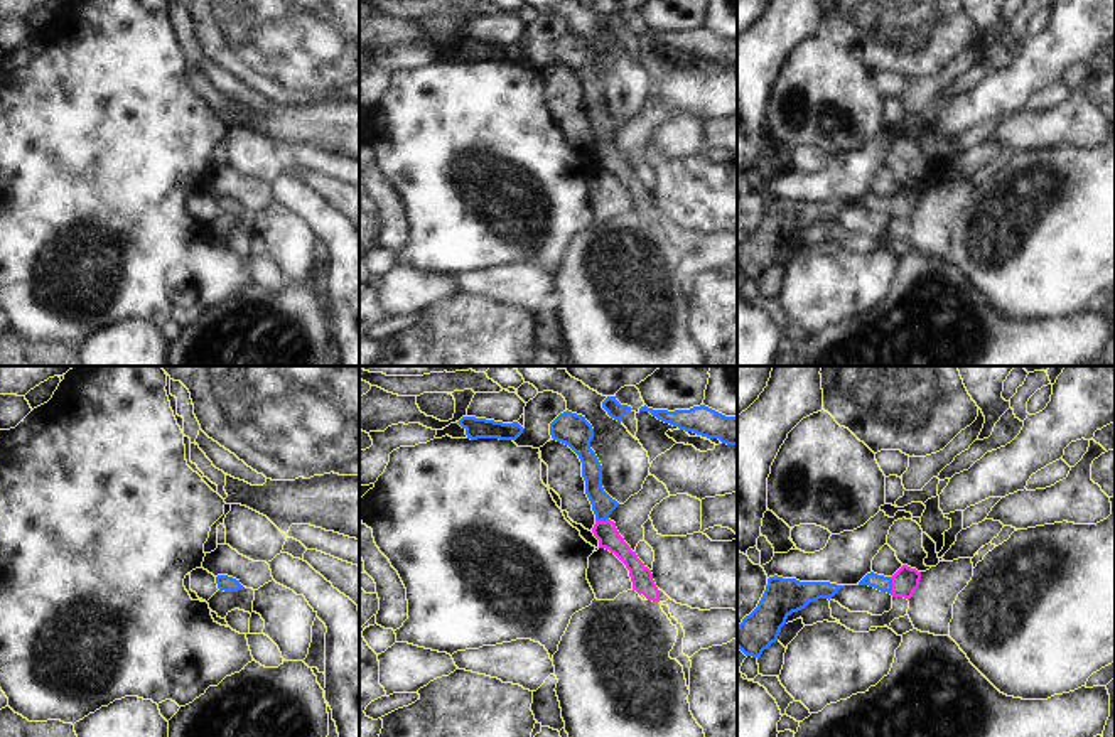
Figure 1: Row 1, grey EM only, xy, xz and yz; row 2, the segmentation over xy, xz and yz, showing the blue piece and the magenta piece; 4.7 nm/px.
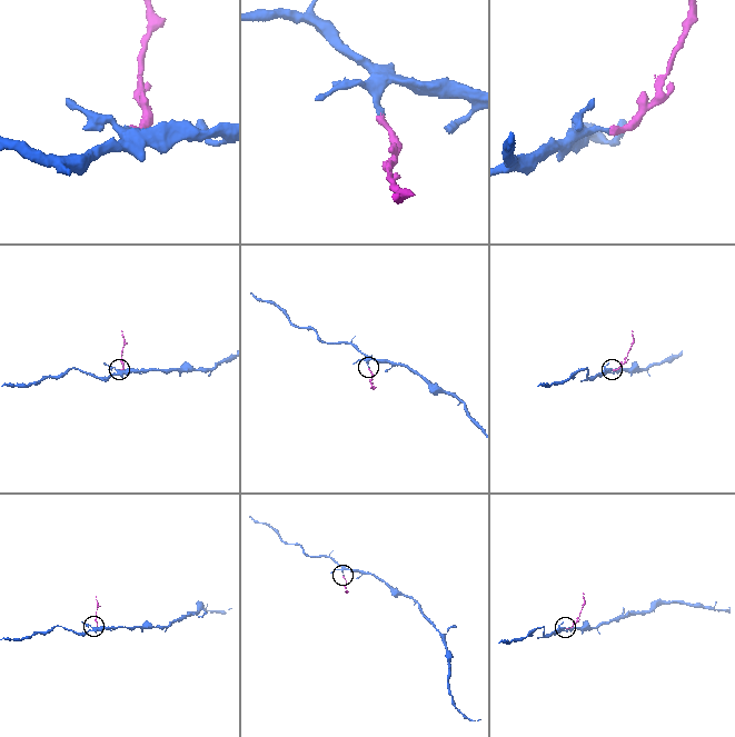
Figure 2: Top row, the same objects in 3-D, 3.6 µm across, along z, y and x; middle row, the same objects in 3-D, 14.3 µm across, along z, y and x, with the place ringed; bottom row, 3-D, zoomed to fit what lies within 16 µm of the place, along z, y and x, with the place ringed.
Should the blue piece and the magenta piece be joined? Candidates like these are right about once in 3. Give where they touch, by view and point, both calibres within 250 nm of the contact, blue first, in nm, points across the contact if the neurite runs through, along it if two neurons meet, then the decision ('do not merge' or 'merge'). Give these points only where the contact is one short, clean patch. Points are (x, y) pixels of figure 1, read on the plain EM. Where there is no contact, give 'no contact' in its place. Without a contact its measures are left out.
meets blue in yz at (891, 208); 80 nm thick on the blue side, 120 nm on the other; runs through yz (884, 206), (891, 208), (899, 208), (904, 203); merge

